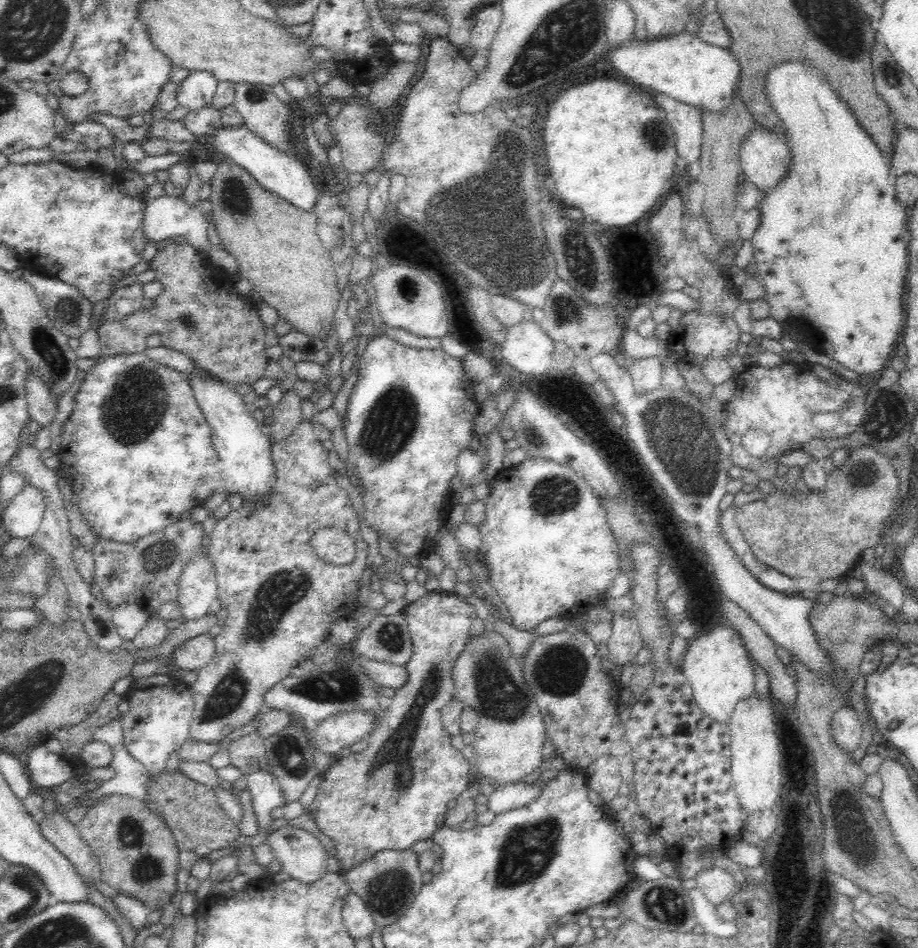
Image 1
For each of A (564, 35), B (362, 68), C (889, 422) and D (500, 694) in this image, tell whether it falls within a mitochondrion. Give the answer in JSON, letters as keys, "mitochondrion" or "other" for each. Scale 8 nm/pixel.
{"A":"mitochondrion","B":"other","C":"mitochondrion","D":"mitochondrion"}

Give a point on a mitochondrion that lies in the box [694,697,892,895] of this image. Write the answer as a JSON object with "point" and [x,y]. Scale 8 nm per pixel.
{"point":[847,831]}

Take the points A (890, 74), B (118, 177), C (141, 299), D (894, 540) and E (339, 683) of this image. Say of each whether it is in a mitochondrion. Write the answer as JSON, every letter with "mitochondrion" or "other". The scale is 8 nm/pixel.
{"A":"mitochondrion","B":"other","C":"other","D":"other","E":"mitochondrion"}

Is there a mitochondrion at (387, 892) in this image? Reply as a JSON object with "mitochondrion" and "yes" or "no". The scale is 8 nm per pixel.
{"mitochondrion":"yes"}

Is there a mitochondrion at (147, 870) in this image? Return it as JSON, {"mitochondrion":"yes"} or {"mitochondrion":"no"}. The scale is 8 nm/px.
{"mitochondrion":"yes"}

